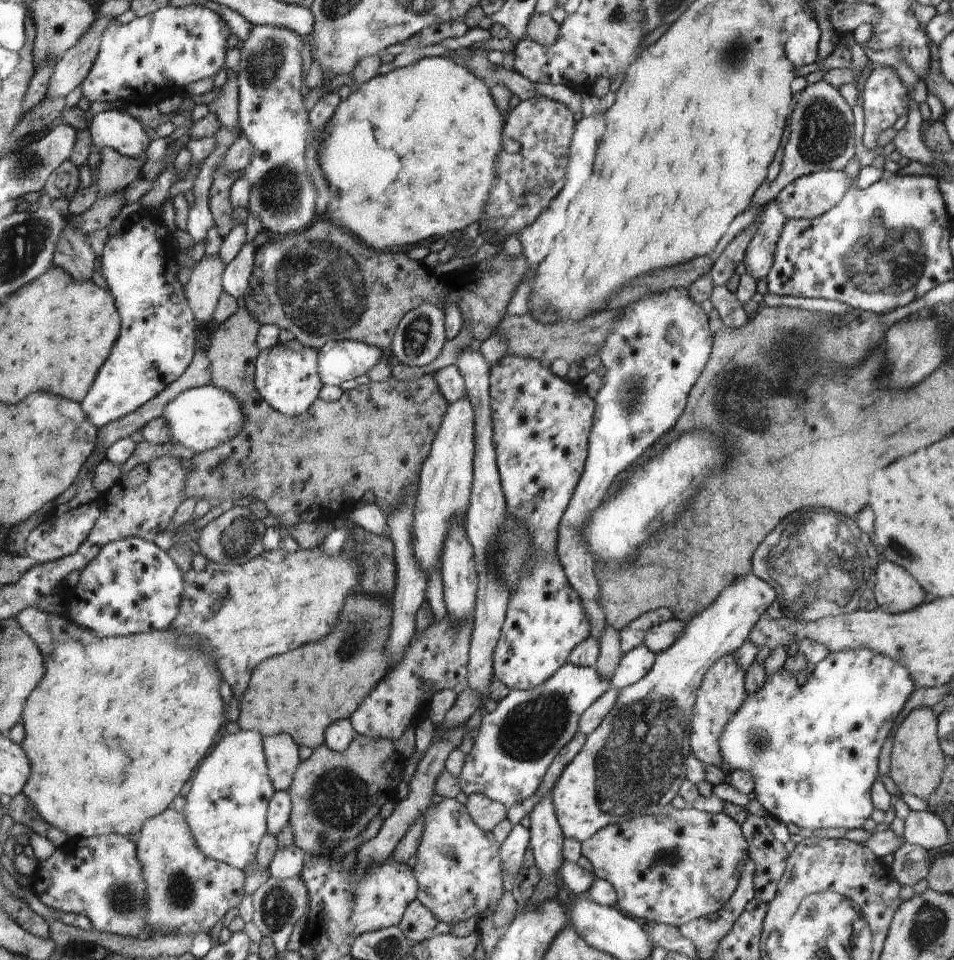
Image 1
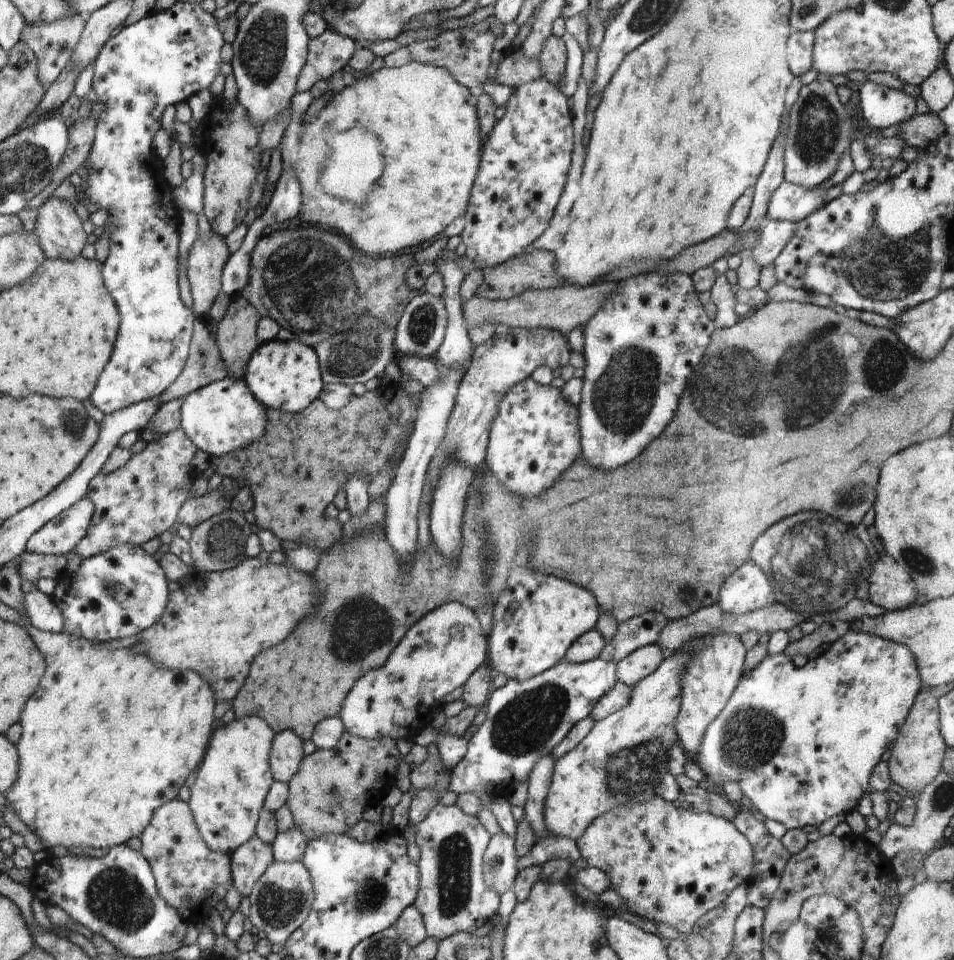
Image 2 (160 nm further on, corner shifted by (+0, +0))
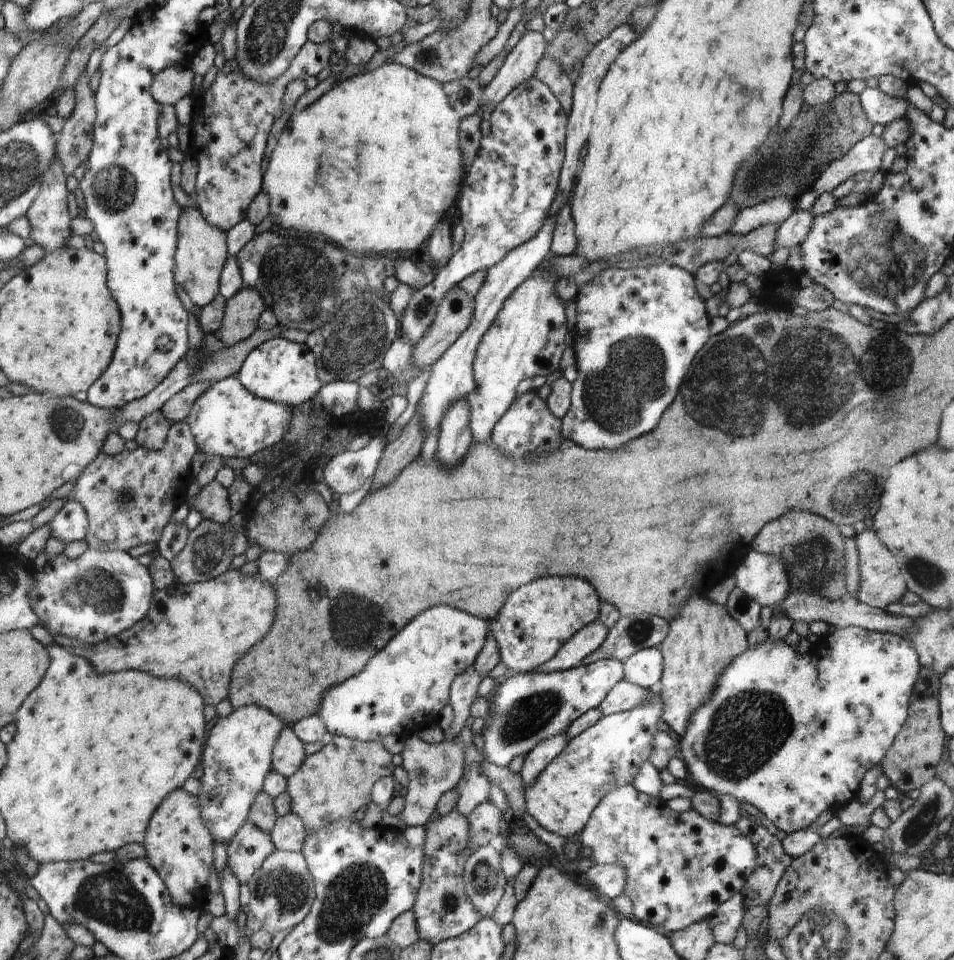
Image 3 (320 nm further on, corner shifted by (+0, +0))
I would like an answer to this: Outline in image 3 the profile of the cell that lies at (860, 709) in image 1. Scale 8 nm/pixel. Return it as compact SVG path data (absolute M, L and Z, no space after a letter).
M842 627L832 633L827 632L815 641L808 652L803 654L796 653L796 650L788 646L784 640L774 640L768 636L764 642L738 655L738 664L734 664L734 668L726 672L726 680L722 680L722 688L718 688L718 696L714 696L714 700L710 700L710 704L706 704L706 708L702 708L698 716L694 716L694 724L688 724L688 730L679 738L680 752L689 774L687 783L694 788L712 791L718 796L732 795L740 803L750 802L776 828L786 832L787 835L796 831L805 831L818 820L818 816L824 810L836 812L856 799L866 771L881 762L908 718L909 698L920 667L918 653L910 640L892 633L872 632L860 627Z

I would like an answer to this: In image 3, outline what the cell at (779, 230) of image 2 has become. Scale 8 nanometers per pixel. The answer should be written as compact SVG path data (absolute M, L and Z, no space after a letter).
M797 209L780 224L777 230L777 248L785 246L794 249L808 236L813 216L810 211Z

